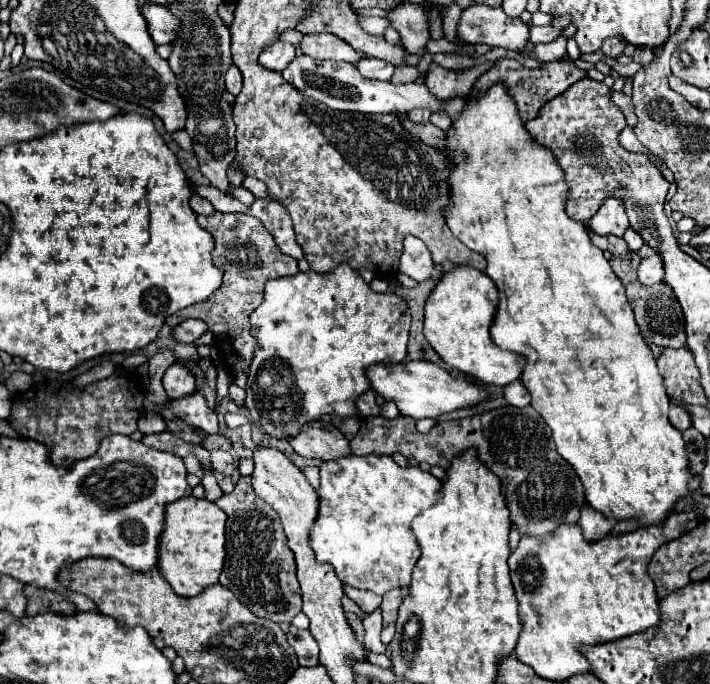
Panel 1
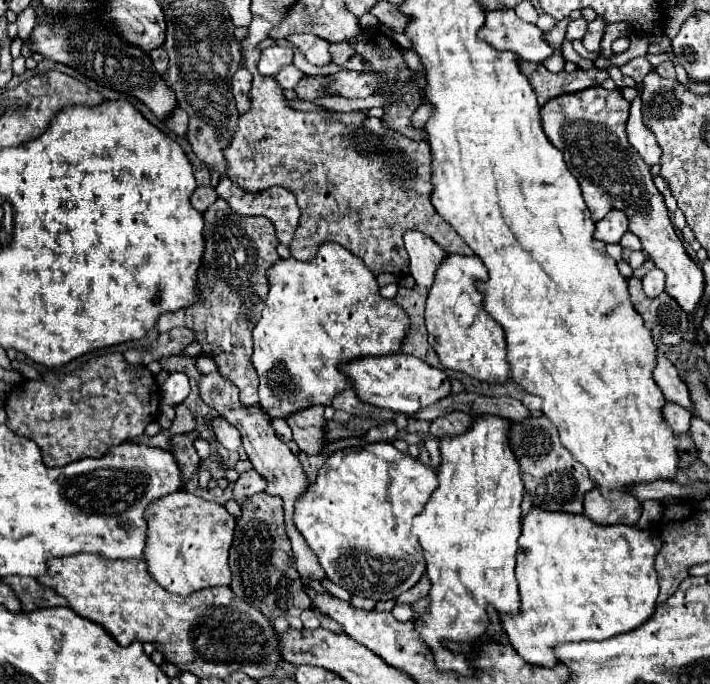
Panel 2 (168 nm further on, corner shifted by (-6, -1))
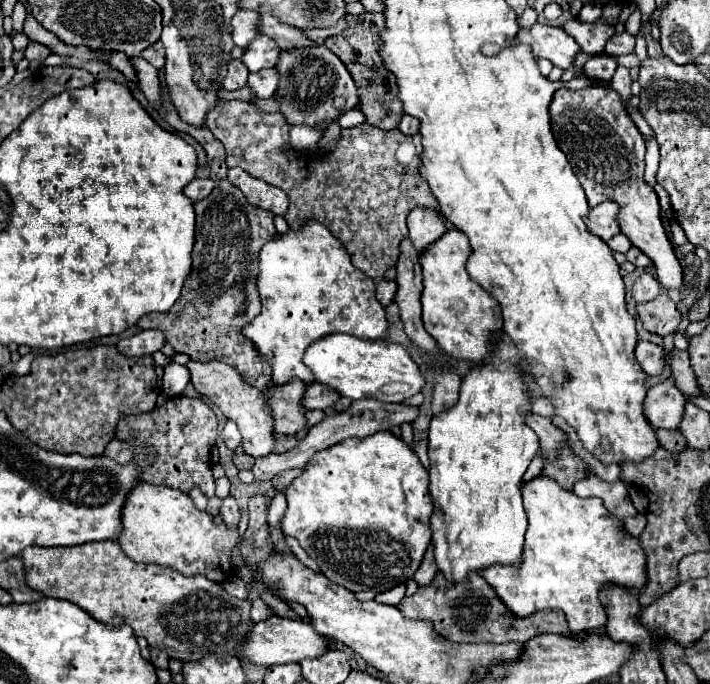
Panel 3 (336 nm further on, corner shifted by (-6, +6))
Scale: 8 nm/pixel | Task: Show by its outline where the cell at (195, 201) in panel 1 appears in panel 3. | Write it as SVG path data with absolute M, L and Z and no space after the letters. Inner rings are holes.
M195 178L193 182L189 182L189 184L183 188L183 192L185 192L185 196L191 198L191 200L203 200L203 198L207 198L207 196L211 194L213 188L215 188L215 182L213 182L211 178L205 178L205 180Z

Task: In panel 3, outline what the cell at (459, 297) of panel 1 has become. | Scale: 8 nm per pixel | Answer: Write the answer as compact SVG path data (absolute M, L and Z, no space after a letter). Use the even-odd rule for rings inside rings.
M447 230L435 244L431 244L421 254L423 266L423 322L425 330L435 338L439 348L455 358L467 362L483 362L487 360L495 346L497 334L503 332L503 316L499 304L469 278L465 264L471 256L469 240L463 232Z

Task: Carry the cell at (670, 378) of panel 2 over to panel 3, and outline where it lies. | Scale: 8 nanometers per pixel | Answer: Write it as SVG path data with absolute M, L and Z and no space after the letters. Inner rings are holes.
M639 342L637 344L637 360L649 376L659 376L665 366L663 346L657 346L651 342Z

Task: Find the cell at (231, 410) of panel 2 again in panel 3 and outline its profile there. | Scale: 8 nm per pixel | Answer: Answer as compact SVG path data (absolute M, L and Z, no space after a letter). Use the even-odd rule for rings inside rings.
M189 362L187 364L191 372L191 382L195 390L201 396L207 396L227 418L235 420L239 426L239 432L243 436L243 450L251 454L253 458L269 456L275 450L275 436L273 436L273 416L269 414L269 404L265 402L265 392L259 392L257 388L243 382L241 374L233 370L229 364L223 362Z

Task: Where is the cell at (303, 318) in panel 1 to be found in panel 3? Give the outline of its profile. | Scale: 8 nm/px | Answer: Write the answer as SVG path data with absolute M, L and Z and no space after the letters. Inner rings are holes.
M309 220L301 230L289 230L261 248L257 288L263 310L243 328L243 334L269 362L273 370L269 386L283 386L293 378L311 386L315 378L303 364L303 354L307 346L329 334L345 332L367 340L387 336L389 322L385 308L375 298L373 280L351 264L343 242L319 222Z

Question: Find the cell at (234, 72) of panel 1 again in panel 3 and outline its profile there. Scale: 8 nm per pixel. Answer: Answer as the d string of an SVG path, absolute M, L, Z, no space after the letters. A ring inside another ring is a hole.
M231 60L229 68L227 68L227 76L225 76L225 80L223 80L223 88L225 88L225 90L243 88L243 86L247 84L247 76L249 76L247 66L245 66L241 60Z

